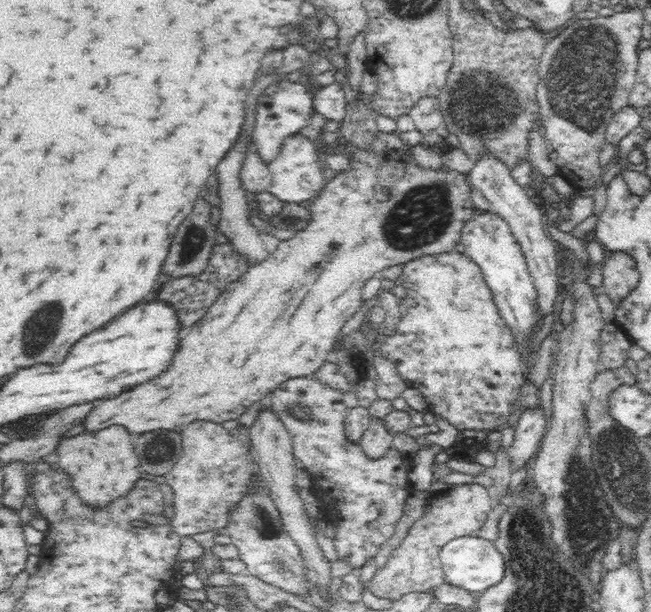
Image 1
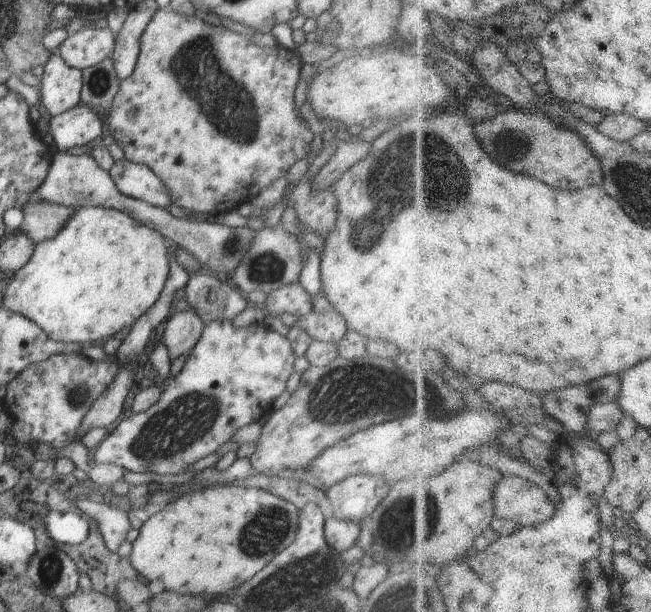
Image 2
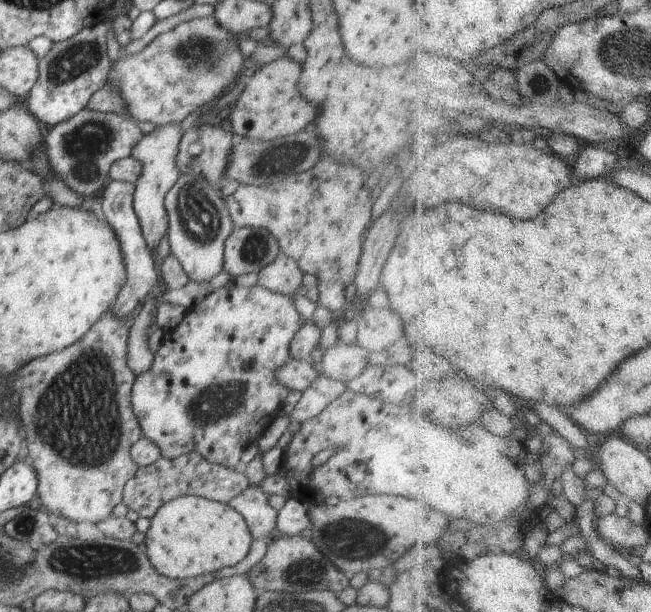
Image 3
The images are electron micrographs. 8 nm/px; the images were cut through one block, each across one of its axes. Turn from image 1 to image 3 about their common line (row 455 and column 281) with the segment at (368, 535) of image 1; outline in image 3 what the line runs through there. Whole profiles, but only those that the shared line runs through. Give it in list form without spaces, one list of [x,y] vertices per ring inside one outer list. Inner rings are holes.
[[[226,284],[223,287],[216,288],[214,292],[206,296],[202,302],[190,305],[186,310],[182,322],[180,322],[172,332],[168,332],[166,336],[163,336],[161,345],[164,346],[164,350],[159,352],[157,360],[152,363],[150,370],[135,377],[131,403],[134,409],[134,416],[136,416],[138,424],[140,424],[140,428],[142,428],[142,437],[152,440],[152,442],[160,448],[162,458],[175,459],[179,456],[190,454],[191,452],[198,452],[198,454],[208,462],[231,469],[240,469],[239,460],[242,452],[250,444],[255,444],[259,441],[259,437],[270,422],[272,422],[272,418],[278,416],[282,402],[284,402],[285,396],[290,392],[286,386],[282,386],[280,382],[276,382],[274,374],[276,374],[278,368],[282,368],[286,362],[290,362],[290,343],[292,337],[308,318],[309,316],[304,320],[303,317],[298,314],[298,310],[296,310],[294,306],[293,295],[282,296],[281,294],[270,292],[270,290],[266,290],[266,288],[262,288],[262,286],[258,284],[253,287]]]

